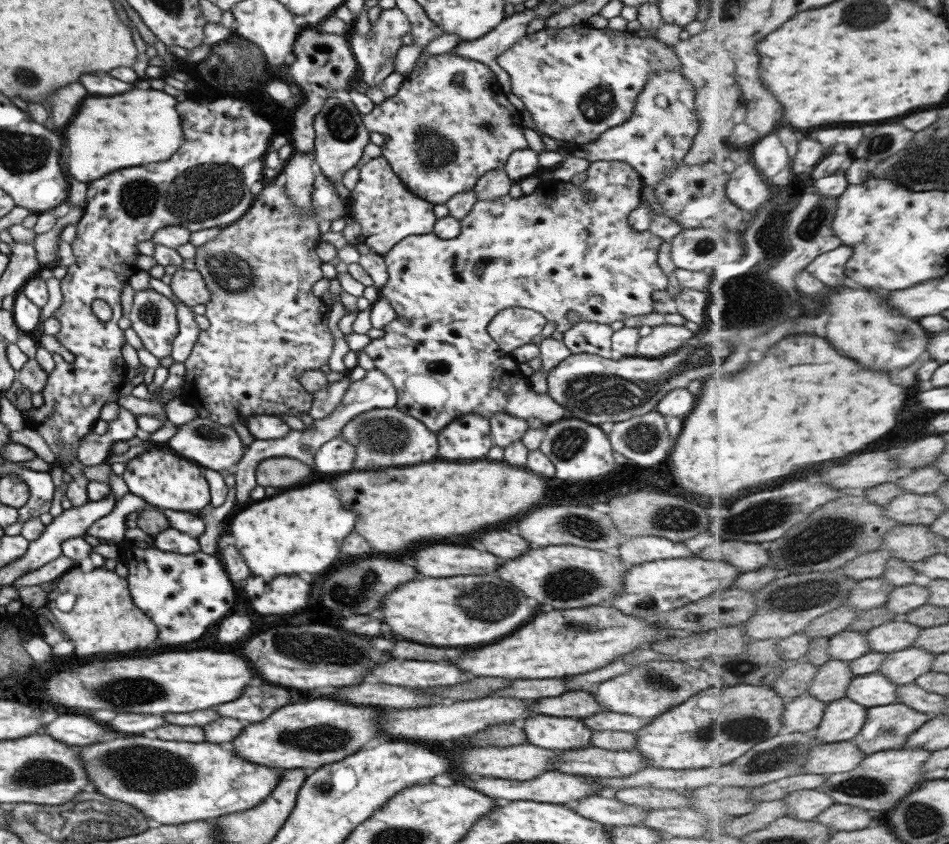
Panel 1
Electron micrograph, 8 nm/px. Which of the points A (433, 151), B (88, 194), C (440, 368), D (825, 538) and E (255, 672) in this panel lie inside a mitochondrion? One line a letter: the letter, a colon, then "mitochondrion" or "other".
A: mitochondrion
B: other
C: other
D: mitochondrion
E: other

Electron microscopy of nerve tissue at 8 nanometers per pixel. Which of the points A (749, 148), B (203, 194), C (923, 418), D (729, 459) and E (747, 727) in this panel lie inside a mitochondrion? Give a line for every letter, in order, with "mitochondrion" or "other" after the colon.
A: other
B: mitochondrion
C: other
D: other
E: mitochondrion

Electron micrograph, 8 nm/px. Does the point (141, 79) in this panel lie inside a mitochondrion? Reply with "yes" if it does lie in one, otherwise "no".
no

